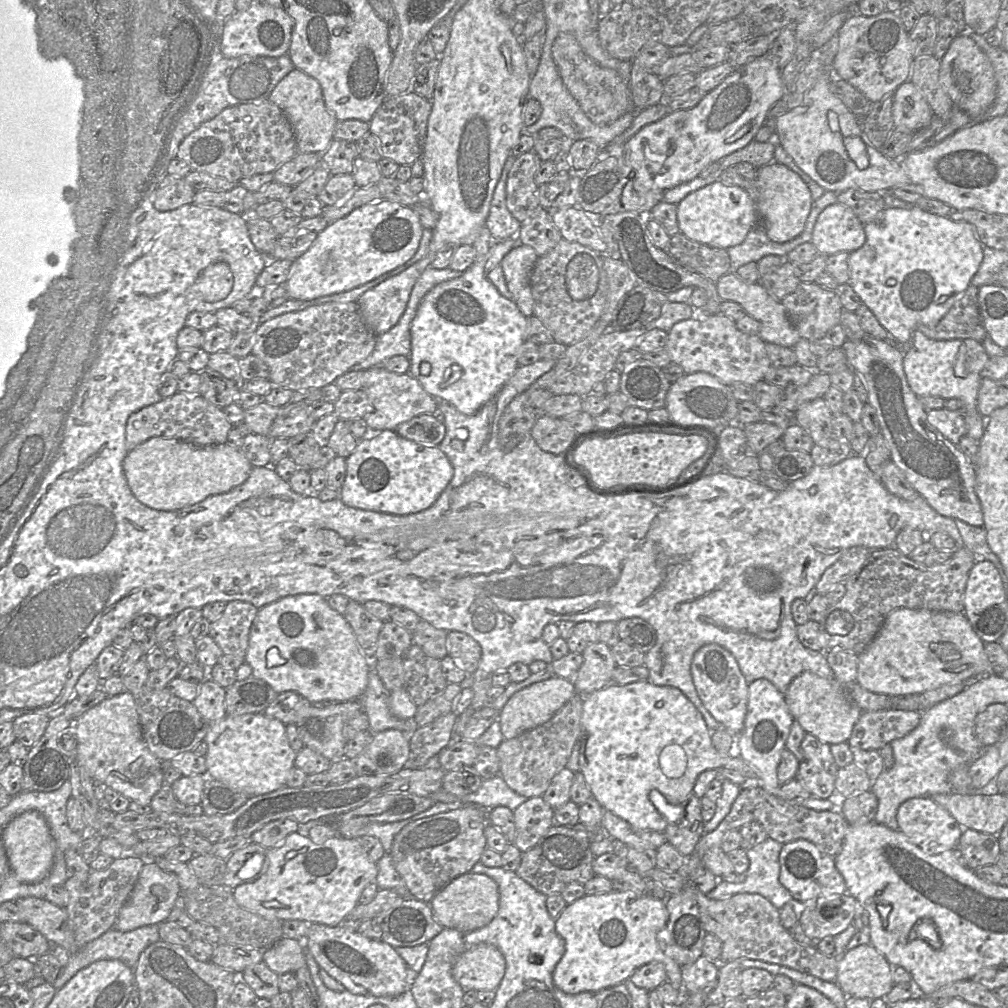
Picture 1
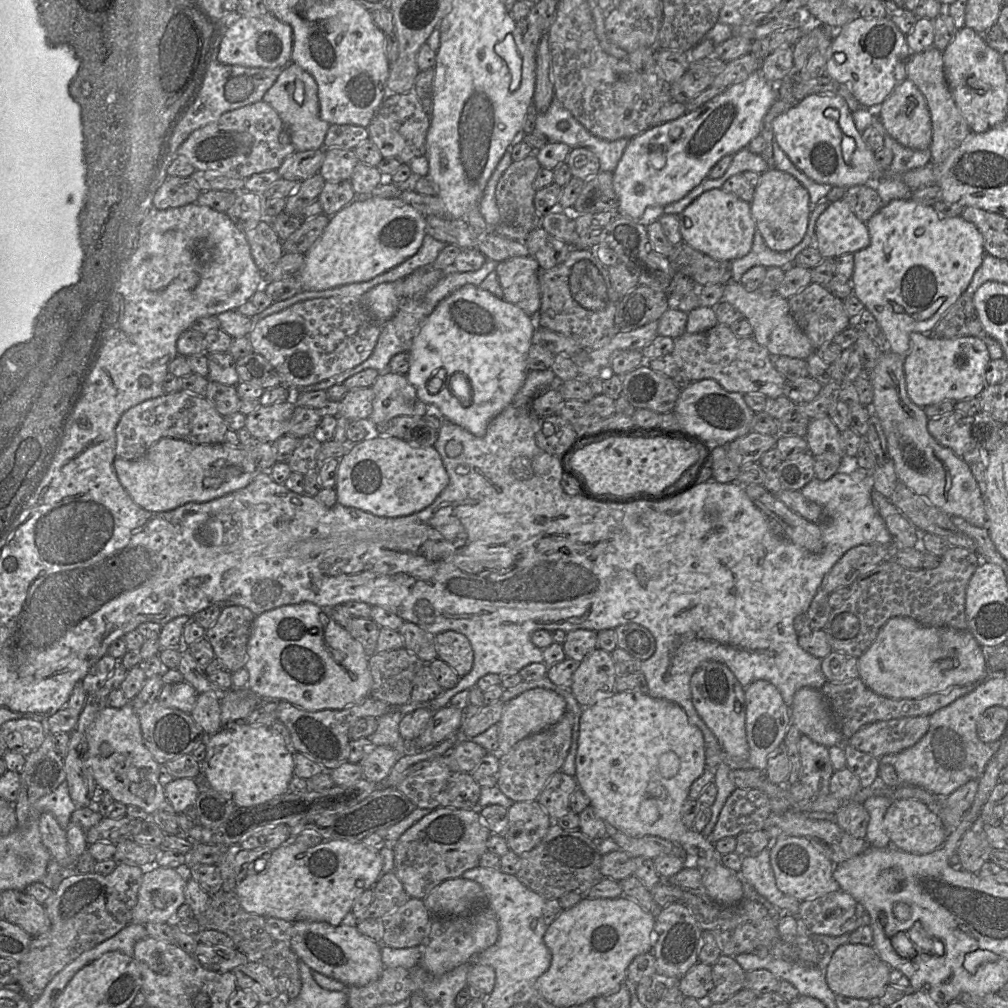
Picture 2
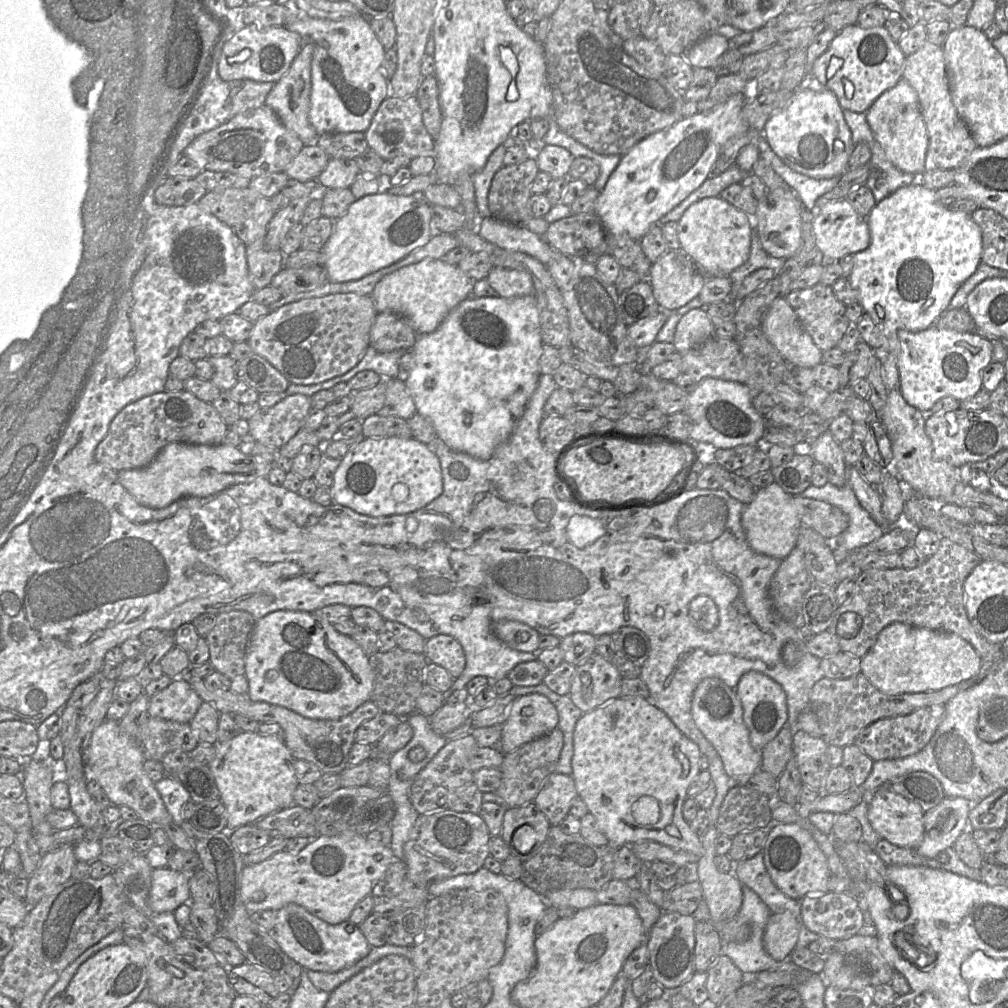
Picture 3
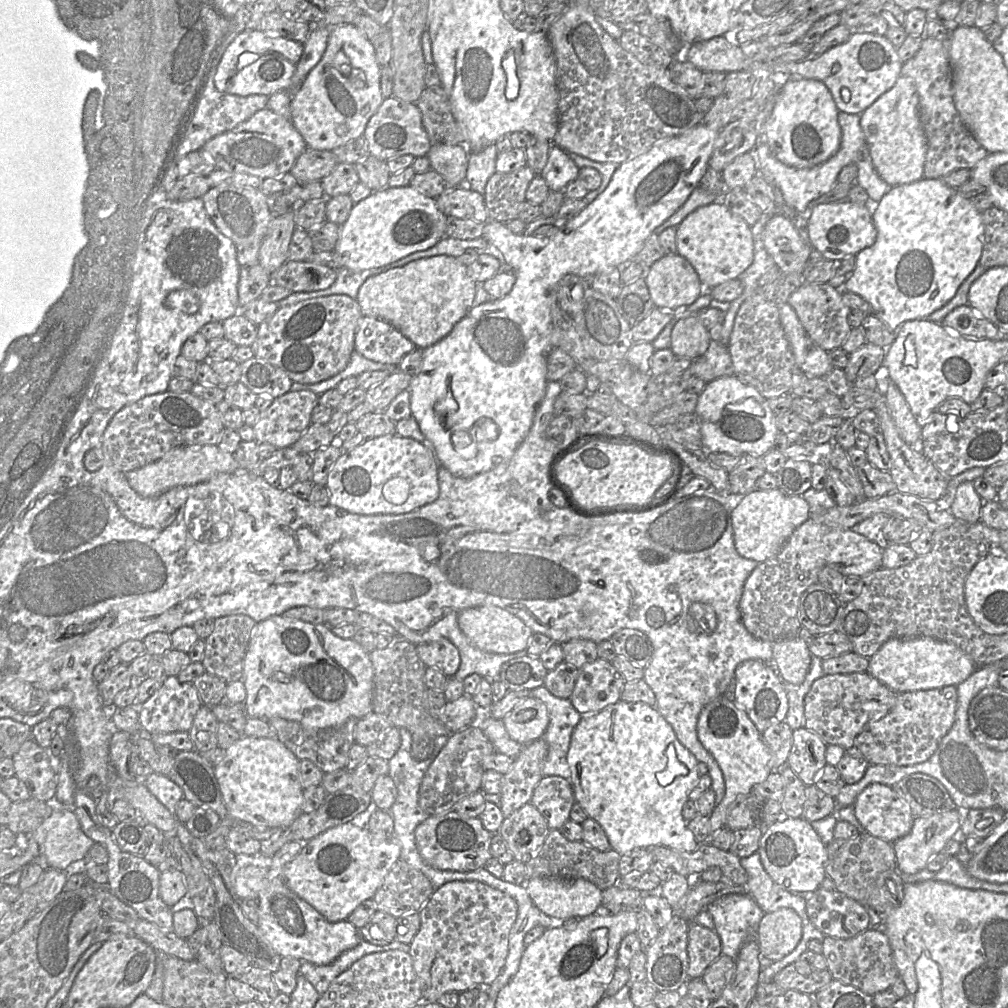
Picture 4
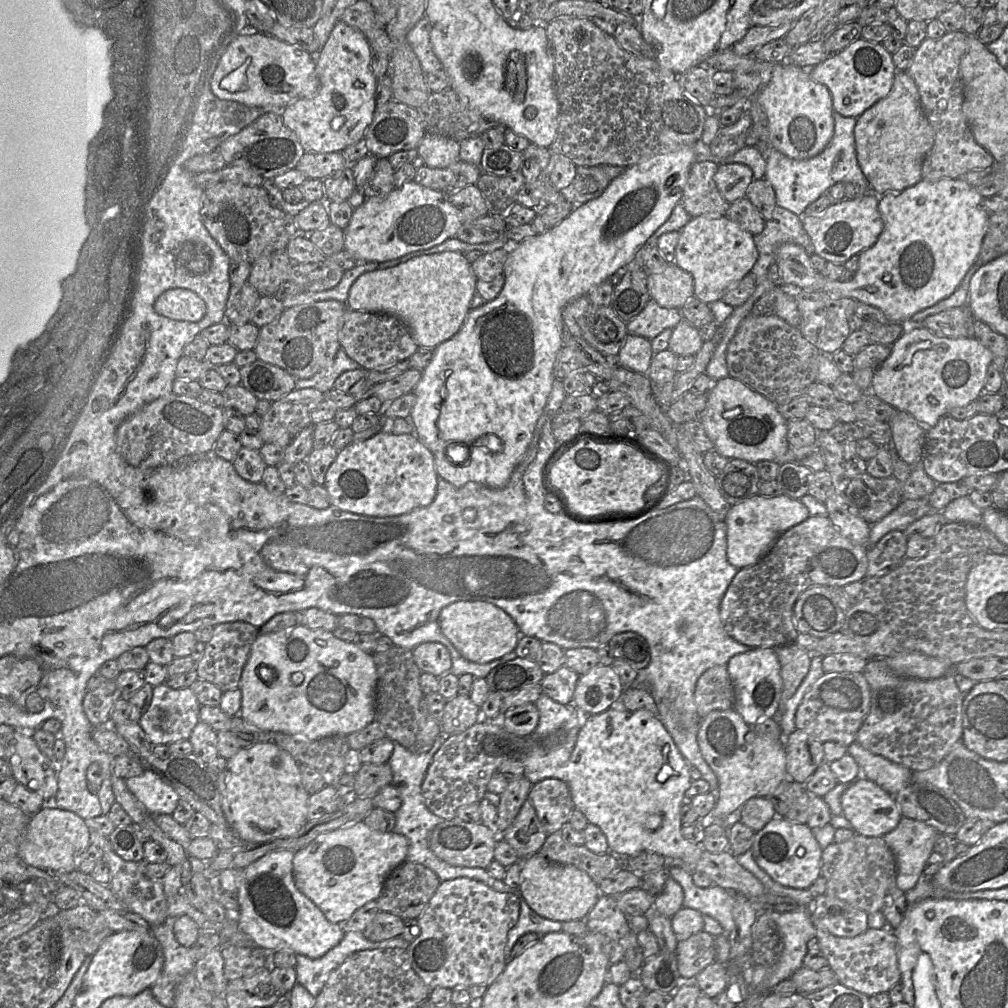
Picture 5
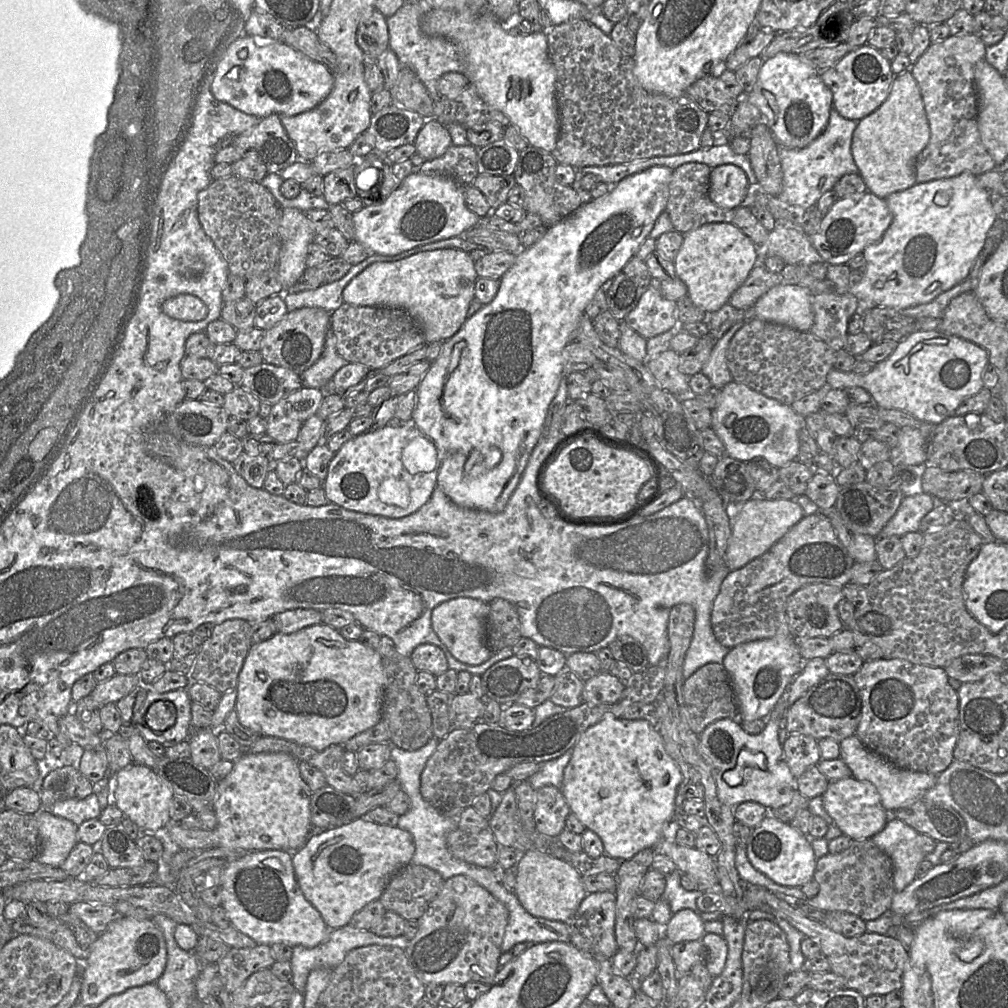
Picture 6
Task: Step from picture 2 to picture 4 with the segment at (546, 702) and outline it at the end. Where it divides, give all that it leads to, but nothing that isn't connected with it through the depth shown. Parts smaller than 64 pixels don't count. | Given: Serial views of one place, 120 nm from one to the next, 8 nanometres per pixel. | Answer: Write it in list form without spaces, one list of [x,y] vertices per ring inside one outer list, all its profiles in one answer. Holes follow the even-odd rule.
[[[534,697],[517,704],[502,718],[509,736],[522,745],[543,737],[549,720],[546,705]]]

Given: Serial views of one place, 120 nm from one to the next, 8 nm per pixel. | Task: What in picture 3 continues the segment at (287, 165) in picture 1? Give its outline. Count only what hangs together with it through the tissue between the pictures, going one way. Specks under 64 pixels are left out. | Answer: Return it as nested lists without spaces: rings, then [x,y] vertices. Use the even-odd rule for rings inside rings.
[[[316,143],[304,145],[284,171],[289,178],[306,182],[317,180],[327,166],[330,157]]]

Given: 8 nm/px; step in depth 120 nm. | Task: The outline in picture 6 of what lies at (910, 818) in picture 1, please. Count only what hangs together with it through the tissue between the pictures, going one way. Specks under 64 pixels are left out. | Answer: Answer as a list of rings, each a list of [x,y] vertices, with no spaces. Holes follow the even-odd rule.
[[[853,777],[830,781],[822,799],[824,808],[835,825],[843,835],[852,840],[871,839],[884,829],[890,819],[891,814],[883,807],[876,787],[867,781],[859,781]]]

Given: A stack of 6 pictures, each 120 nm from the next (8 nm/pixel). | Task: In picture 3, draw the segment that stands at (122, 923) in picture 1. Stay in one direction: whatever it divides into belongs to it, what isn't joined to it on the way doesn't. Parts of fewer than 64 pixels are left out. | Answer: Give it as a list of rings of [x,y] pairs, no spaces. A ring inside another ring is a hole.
[[[169,868],[153,869],[148,897],[153,912],[174,912],[180,905],[189,902],[189,878],[186,873]]]

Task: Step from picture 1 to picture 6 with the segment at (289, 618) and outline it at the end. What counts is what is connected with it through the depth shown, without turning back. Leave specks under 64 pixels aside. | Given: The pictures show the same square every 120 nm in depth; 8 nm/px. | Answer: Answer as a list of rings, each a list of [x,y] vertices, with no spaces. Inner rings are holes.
[[[323,623],[308,626],[291,634],[276,633],[269,639],[252,645],[245,658],[236,687],[237,699],[235,711],[239,722],[260,736],[282,738],[300,745],[310,746],[318,751],[322,751],[332,744],[344,745],[353,736],[367,730],[382,720],[383,696],[386,686],[386,675],[382,665],[382,658],[378,651],[365,646],[359,640],[346,640],[338,630]]]

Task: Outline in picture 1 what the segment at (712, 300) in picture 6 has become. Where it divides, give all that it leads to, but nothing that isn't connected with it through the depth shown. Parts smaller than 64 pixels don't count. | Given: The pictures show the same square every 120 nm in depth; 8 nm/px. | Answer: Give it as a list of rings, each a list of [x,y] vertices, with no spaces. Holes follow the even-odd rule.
[[[718,181],[693,191],[679,202],[677,221],[680,232],[689,239],[727,250],[741,244],[748,232],[758,225],[758,213],[756,202],[745,189]]]

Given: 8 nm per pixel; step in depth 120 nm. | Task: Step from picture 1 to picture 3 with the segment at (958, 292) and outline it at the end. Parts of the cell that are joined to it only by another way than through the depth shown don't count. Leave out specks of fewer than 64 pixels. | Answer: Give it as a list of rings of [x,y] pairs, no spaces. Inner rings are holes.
[[[918,179],[876,203],[866,220],[871,243],[867,249],[853,255],[853,268],[848,280],[864,312],[871,316],[885,339],[882,361],[884,383],[889,391],[900,389],[898,331],[918,332],[936,323],[959,287],[977,270],[982,257],[982,233],[971,214],[945,207],[936,200],[936,190],[926,188]]]

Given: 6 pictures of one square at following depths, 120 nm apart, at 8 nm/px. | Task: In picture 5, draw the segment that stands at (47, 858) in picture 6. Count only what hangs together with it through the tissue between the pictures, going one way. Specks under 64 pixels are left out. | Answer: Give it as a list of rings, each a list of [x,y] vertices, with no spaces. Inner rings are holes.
[[[46,803],[30,816],[17,855],[32,867],[67,873],[76,870],[79,857],[90,844],[90,831],[84,819],[73,812],[55,807],[53,803]]]

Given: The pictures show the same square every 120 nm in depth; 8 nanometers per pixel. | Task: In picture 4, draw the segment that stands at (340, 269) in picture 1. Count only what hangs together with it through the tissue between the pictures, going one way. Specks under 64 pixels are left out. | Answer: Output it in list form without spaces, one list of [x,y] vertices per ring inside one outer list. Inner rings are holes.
[[[410,185],[387,186],[353,205],[349,217],[340,227],[334,251],[341,258],[341,267],[351,272],[386,266],[414,252],[433,247],[445,237],[446,218],[447,216],[438,209],[435,199],[421,194]]]

